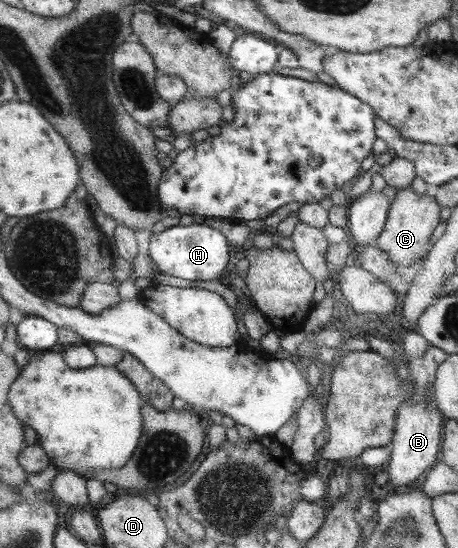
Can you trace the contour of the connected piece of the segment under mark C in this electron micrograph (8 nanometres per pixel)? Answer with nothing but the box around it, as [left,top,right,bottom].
[374,188,442,266]

